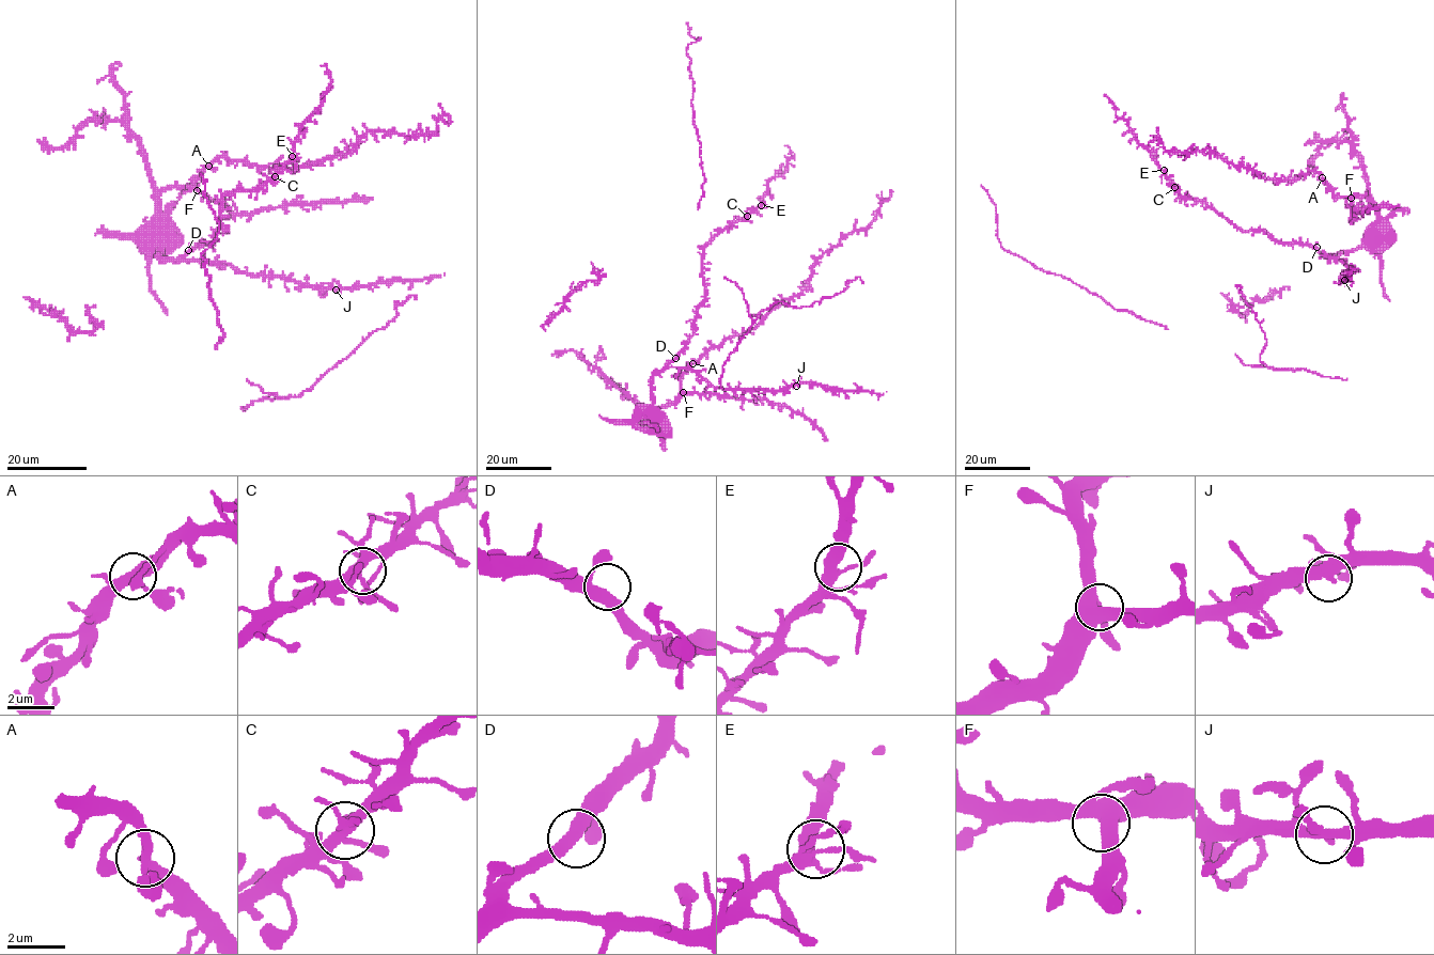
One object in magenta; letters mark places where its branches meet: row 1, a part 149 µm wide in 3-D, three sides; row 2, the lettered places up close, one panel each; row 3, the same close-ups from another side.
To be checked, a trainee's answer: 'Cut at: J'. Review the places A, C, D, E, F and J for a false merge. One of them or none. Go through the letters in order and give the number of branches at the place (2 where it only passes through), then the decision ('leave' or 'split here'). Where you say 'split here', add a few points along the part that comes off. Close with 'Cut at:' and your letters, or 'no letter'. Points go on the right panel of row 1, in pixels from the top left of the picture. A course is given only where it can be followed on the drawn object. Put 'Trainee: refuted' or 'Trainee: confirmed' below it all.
A: 4 | leave
C: 4 | leave
D: 3 | leave
E: 4 | leave
F: 4 | leave
J: 4 | leave
Cut at: no letter
Trainee: refuted

